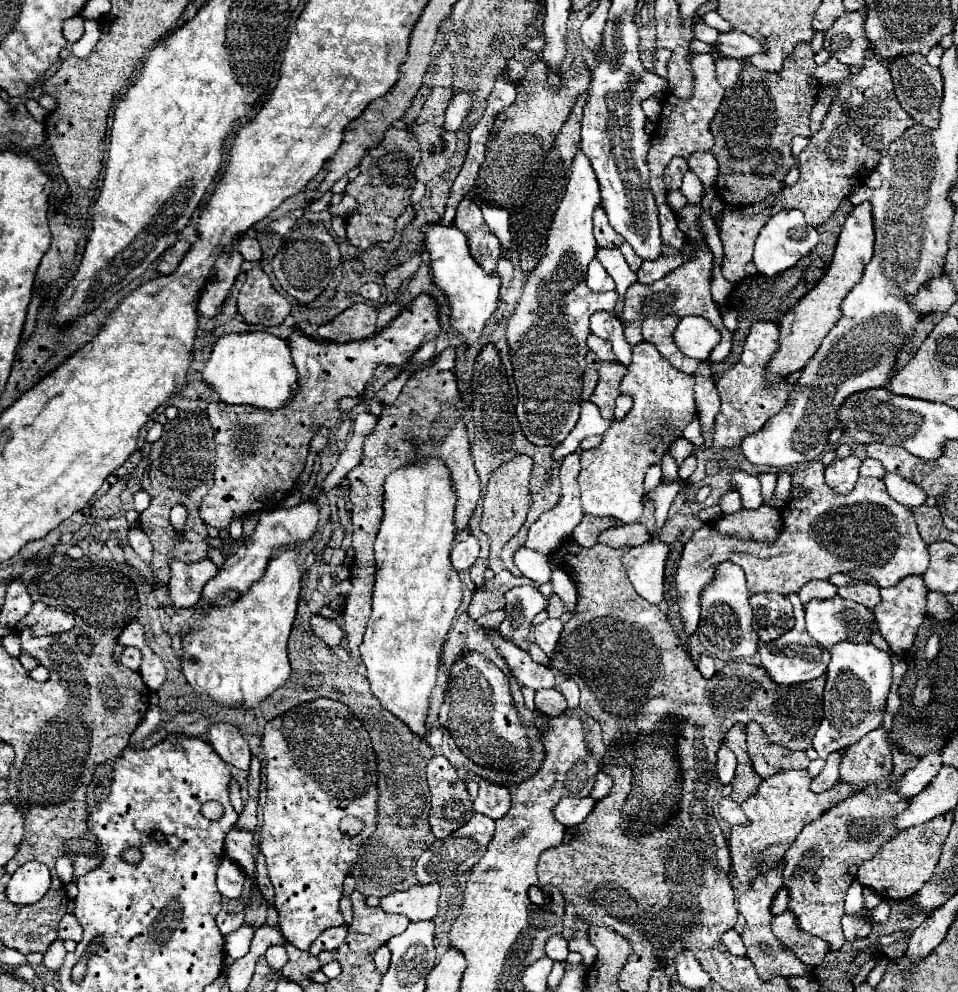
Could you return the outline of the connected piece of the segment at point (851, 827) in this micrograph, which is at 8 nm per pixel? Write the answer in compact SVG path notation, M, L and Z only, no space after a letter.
M890 737L886 739L894 759L892 785L876 797L860 791L850 795L850 799L834 805L820 819L808 823L802 829L784 857L784 887L790 891L788 909L798 917L802 929L809 929L812 935L828 941L832 951L838 951L846 943L840 919L844 915L844 895L850 883L854 883L858 867L872 859L884 843L898 835L898 831L894 831L894 815L900 815L906 809L906 803L910 803L910 799L904 799L894 789L894 783L900 781L910 767L918 765L918 757L900 749L896 743L892 743Z

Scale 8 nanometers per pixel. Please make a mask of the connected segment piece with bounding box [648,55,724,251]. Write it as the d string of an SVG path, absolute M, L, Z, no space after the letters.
M694 55L692 57L692 71L694 71L694 95L688 101L680 101L674 95L664 97L662 115L656 125L656 131L652 133L652 147L648 153L648 167L650 167L650 189L656 197L656 205L660 211L660 231L664 243L668 243L674 249L682 249L688 241L686 235L678 229L676 213L666 203L666 189L662 181L662 173L672 157L690 157L694 151L710 151L714 145L714 137L710 133L710 121L724 97L724 89L718 85L714 75L714 57L712 55Z

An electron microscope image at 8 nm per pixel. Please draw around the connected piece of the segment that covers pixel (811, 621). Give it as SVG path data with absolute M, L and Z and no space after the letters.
M830 597L830 599L810 599L806 605L806 629L812 639L816 639L824 647L832 647L840 641L852 641L852 643L868 643L870 641L870 621L874 619L872 611L866 609L860 603L842 599L842 597Z

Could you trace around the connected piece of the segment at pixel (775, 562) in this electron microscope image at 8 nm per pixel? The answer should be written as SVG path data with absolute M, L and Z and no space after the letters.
M820 459L794 469L792 487L802 495L792 497L780 509L782 535L778 543L754 543L722 535L714 523L704 523L684 545L678 563L676 587L684 627L692 635L700 619L700 591L712 581L718 563L732 561L746 573L750 593L798 593L810 579L828 579L832 573L860 569L870 573L878 587L892 587L908 575L924 575L928 567L928 545L922 541L912 511L894 503L882 479L860 477L854 491L840 495L824 483L824 465Z

